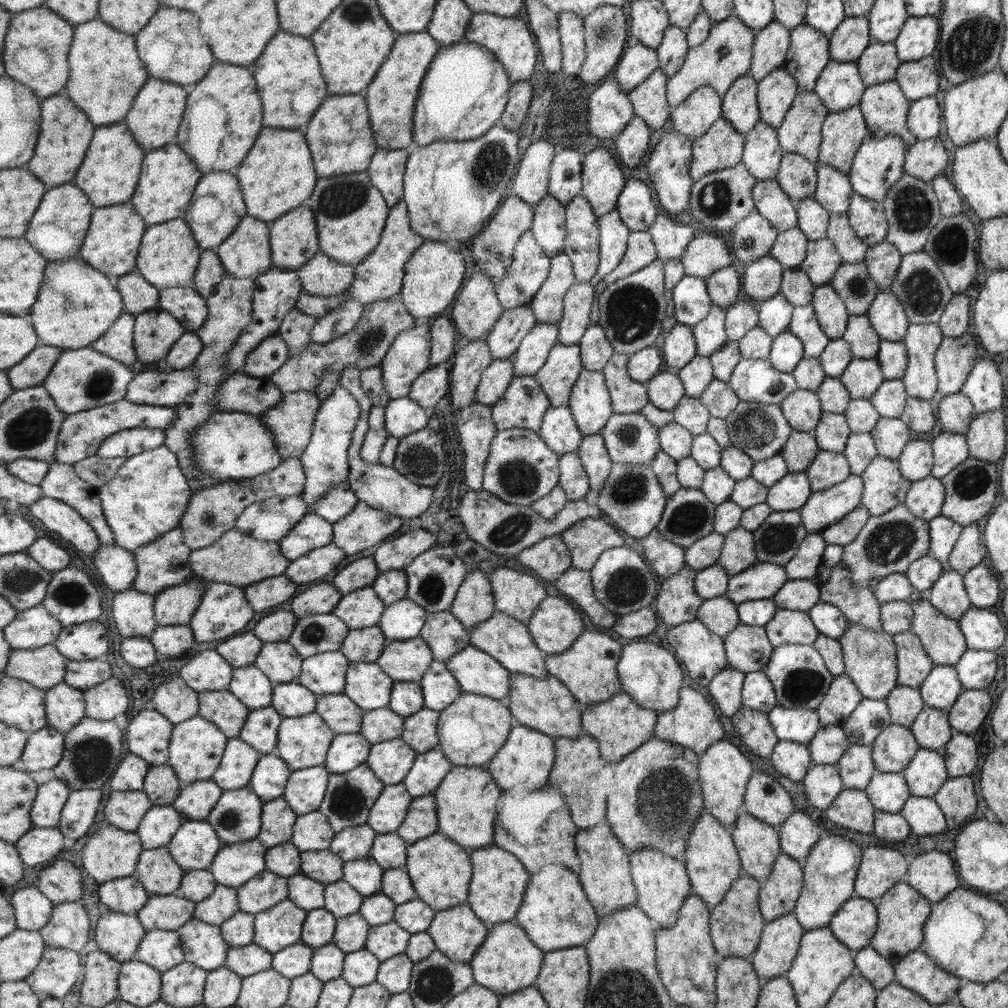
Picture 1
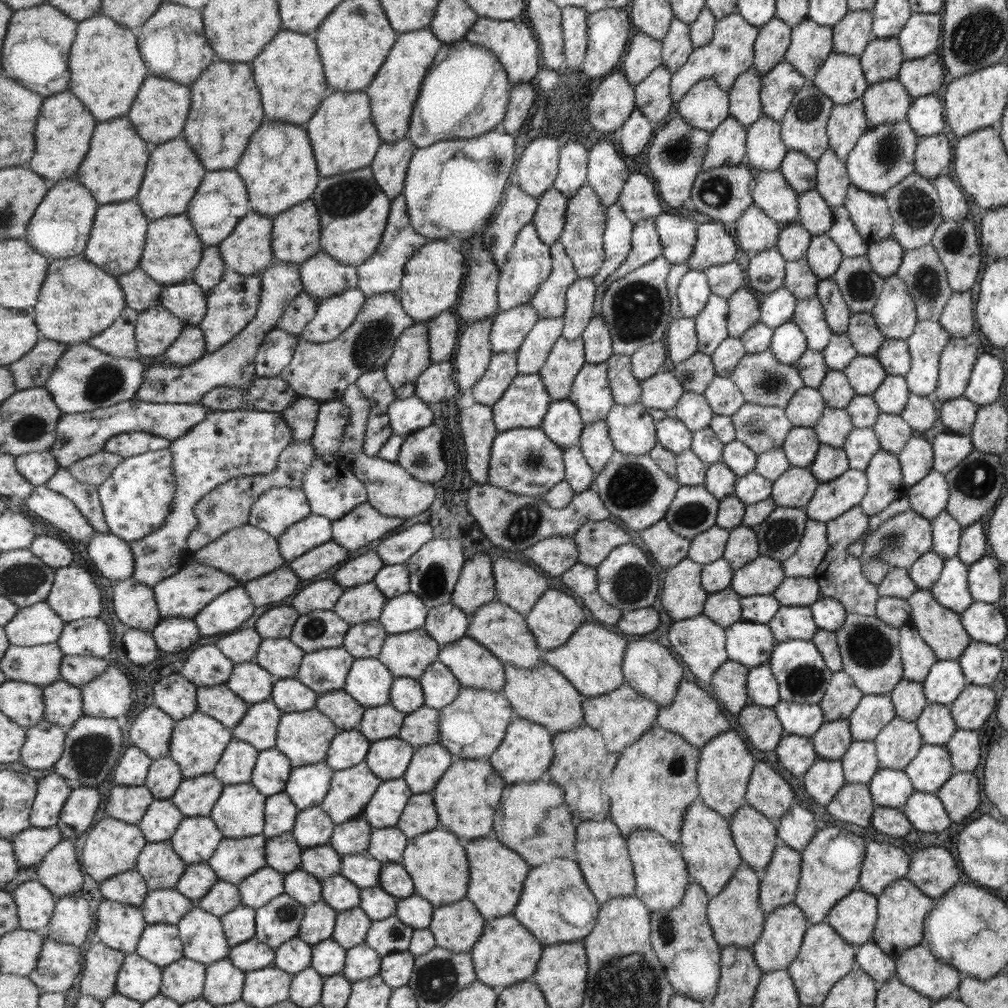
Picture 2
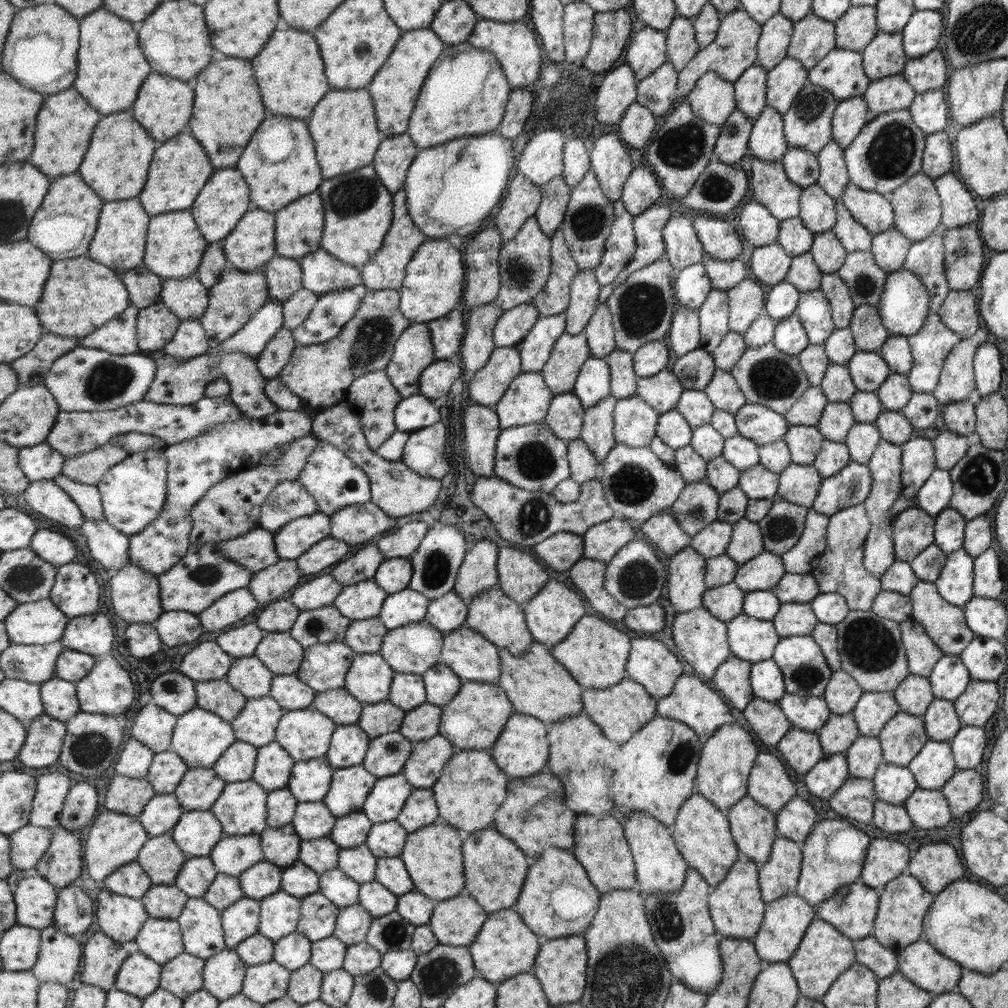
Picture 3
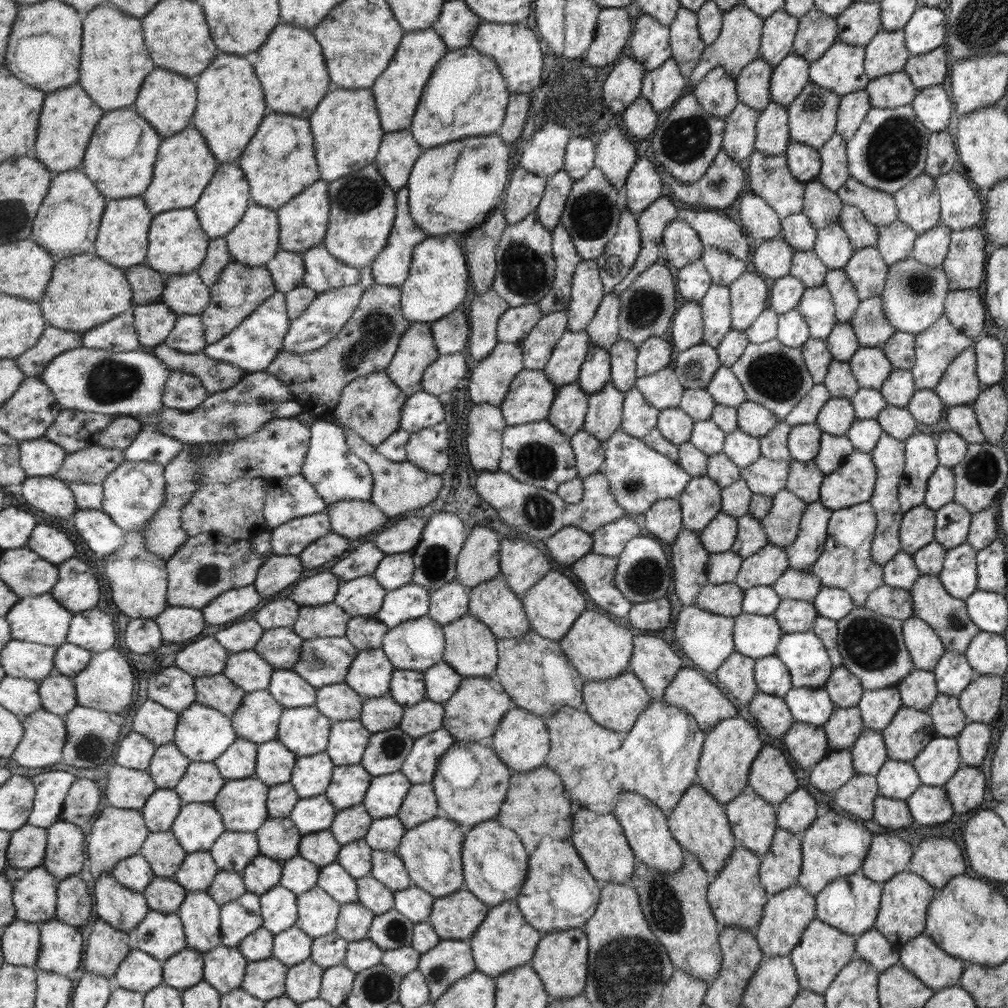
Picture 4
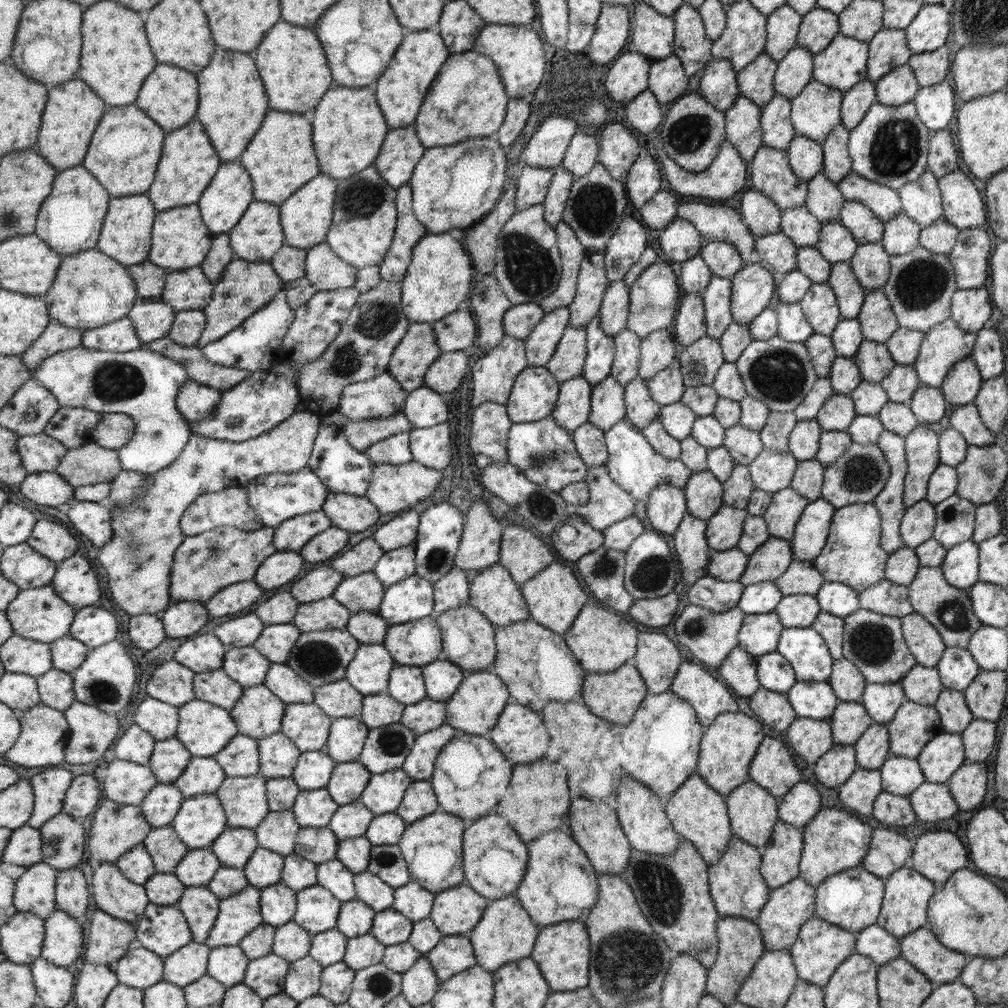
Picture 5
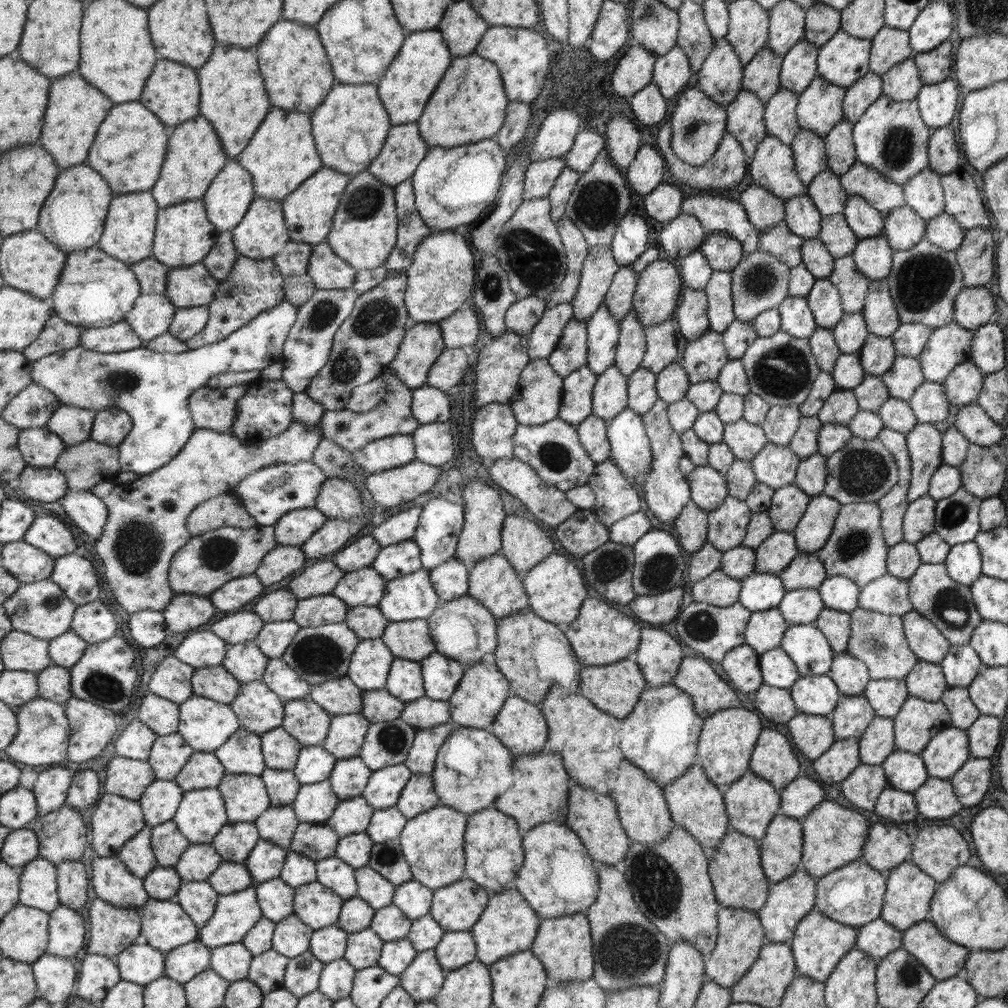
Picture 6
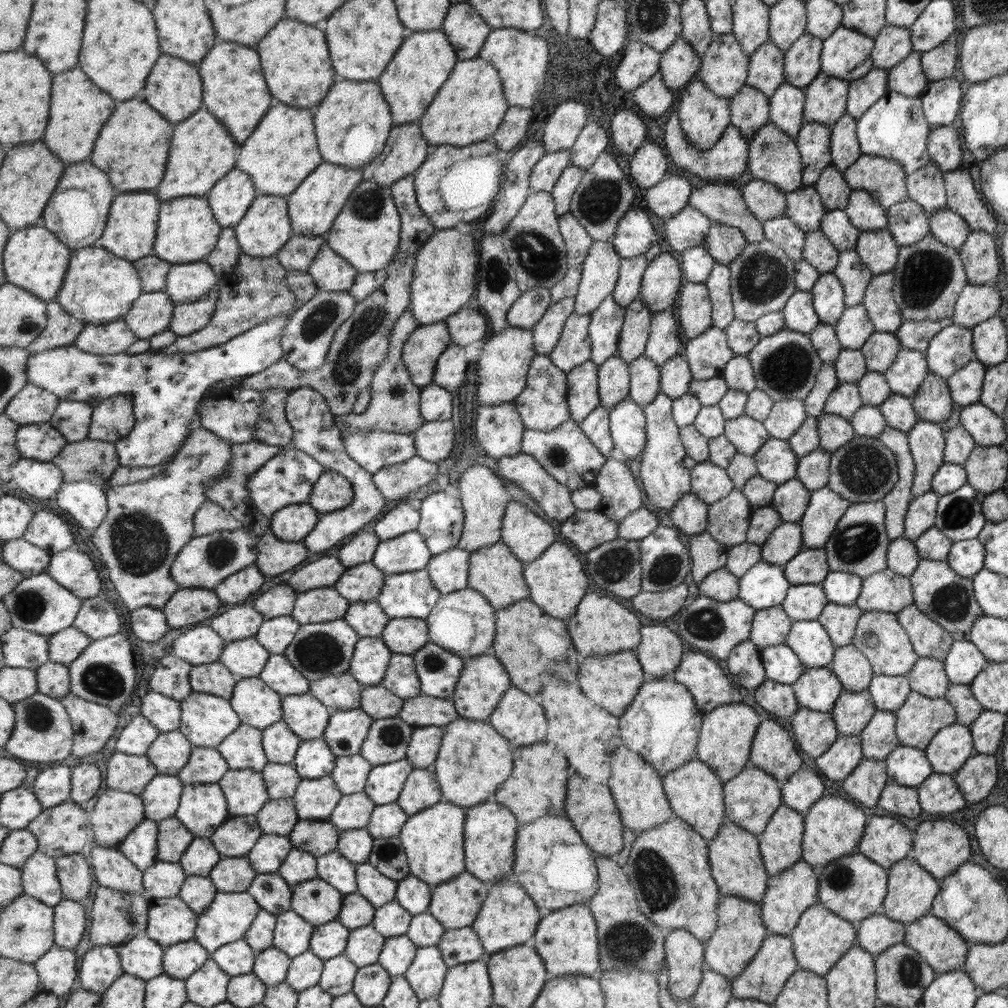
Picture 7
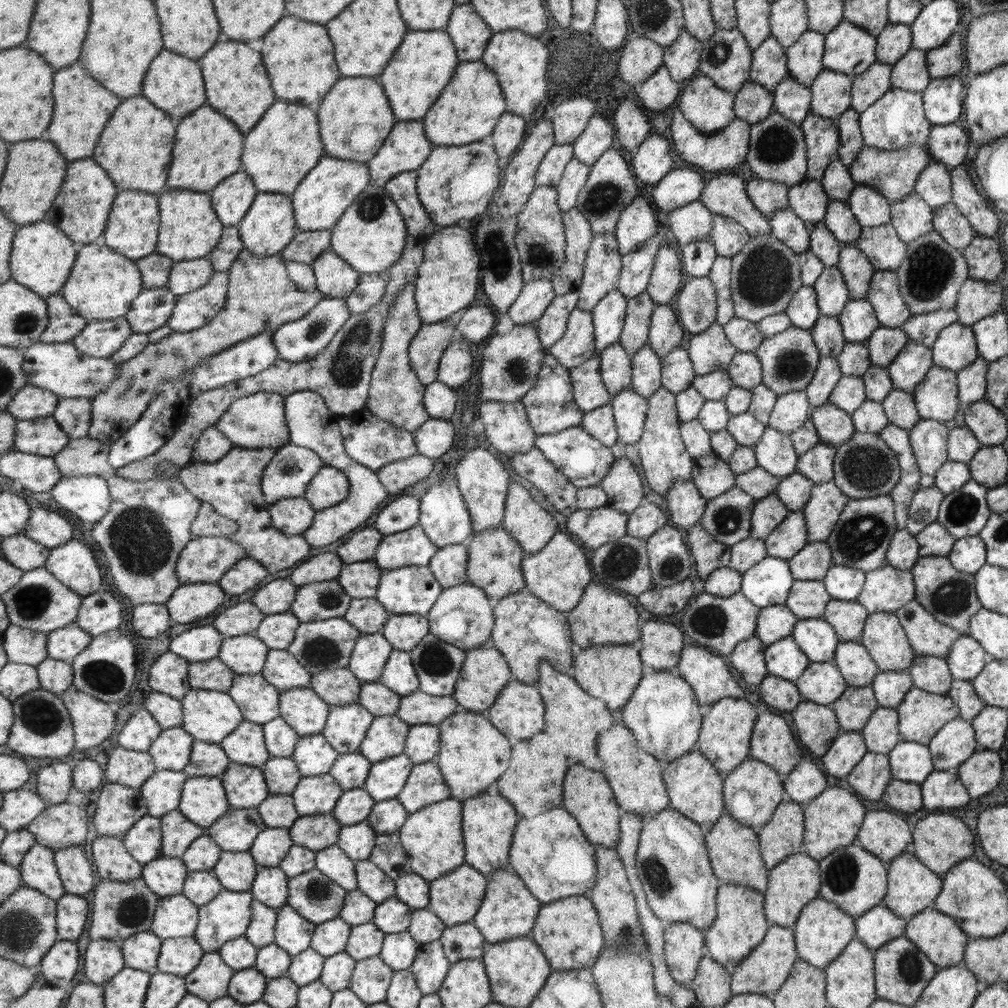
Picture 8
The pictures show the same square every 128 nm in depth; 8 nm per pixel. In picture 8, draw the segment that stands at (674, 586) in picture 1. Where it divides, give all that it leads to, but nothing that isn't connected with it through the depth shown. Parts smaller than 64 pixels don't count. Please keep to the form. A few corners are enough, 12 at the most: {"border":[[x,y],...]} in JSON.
{"border":[[691,480],[677,481],[665,498],[671,521],[689,530],[707,500]]}

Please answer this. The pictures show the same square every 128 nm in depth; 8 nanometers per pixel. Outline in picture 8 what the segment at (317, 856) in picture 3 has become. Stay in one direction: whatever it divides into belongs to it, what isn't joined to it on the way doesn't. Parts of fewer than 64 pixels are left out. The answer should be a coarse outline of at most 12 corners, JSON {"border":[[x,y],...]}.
{"border":[[332,814],[300,816],[294,844],[319,851],[338,844]]}

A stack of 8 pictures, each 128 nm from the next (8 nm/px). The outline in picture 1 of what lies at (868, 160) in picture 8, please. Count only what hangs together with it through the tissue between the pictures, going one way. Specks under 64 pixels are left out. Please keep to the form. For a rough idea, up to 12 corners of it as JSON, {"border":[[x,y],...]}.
{"border":[[852,192],[845,213],[863,244],[884,240],[881,203]]}

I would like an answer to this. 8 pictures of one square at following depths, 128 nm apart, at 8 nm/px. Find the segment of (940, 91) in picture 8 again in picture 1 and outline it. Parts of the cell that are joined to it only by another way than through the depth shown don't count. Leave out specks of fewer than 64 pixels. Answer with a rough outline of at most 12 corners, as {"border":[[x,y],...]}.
{"border":[[934,96],[910,101],[906,127],[916,140],[938,137]]}

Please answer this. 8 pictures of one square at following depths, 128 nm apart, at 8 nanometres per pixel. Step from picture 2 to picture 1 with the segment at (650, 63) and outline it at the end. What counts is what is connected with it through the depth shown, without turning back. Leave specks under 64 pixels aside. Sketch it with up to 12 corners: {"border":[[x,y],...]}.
{"border":[[633,41],[614,77],[630,93],[660,66],[657,49]]}

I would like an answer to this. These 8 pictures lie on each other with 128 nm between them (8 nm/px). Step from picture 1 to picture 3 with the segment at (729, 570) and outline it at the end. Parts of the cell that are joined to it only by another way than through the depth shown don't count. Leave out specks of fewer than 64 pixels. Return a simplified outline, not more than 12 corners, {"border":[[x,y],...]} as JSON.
{"border":[[744,517],[732,525],[725,555],[737,565],[763,551],[756,523]]}

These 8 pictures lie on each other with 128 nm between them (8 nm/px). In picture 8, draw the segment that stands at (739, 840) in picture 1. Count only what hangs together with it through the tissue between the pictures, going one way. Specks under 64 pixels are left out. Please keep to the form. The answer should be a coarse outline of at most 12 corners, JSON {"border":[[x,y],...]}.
{"border":[[756,759],[725,775],[724,813],[756,831],[785,798]]}

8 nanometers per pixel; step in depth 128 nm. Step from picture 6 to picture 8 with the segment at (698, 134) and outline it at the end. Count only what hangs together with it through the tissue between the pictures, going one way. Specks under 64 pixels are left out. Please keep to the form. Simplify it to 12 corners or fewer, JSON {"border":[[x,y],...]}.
{"border":[[693,78],[678,104],[713,134],[735,117],[735,94]]}

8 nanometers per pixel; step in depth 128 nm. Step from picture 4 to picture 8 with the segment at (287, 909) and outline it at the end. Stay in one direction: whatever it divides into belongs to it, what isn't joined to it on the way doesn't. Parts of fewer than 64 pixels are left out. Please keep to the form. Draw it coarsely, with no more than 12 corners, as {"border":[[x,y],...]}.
{"border":[[260,867],[251,891],[280,909],[288,904],[289,875]]}

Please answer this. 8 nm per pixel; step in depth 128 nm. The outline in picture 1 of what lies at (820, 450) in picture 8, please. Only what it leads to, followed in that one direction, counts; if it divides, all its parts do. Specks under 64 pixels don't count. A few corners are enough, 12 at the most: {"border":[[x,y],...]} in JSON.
{"border":[[788,472],[768,488],[774,512],[798,511],[811,494],[804,472]]}

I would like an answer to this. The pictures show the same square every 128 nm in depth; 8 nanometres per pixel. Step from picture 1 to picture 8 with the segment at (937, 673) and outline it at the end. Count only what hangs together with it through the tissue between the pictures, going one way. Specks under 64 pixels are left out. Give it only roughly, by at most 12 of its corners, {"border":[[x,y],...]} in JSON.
{"border":[[961,634],[944,659],[952,679],[970,681],[988,657]]}

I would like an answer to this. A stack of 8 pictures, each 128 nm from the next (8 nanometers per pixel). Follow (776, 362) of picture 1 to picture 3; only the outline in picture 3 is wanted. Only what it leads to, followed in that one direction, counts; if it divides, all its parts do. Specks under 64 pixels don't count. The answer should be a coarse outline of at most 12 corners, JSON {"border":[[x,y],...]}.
{"border":[[790,314],[776,321],[772,343],[796,356],[808,345],[799,319]]}

